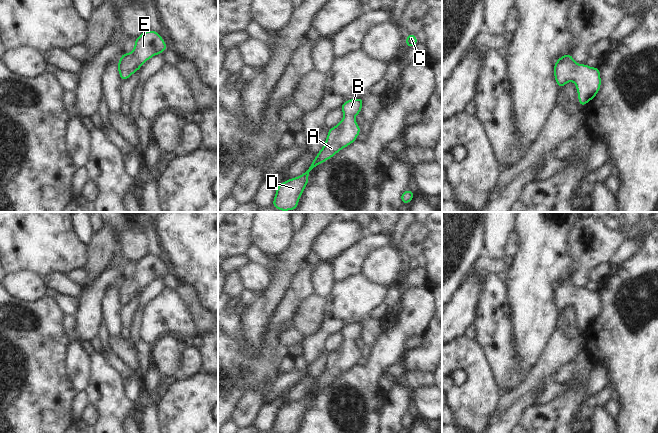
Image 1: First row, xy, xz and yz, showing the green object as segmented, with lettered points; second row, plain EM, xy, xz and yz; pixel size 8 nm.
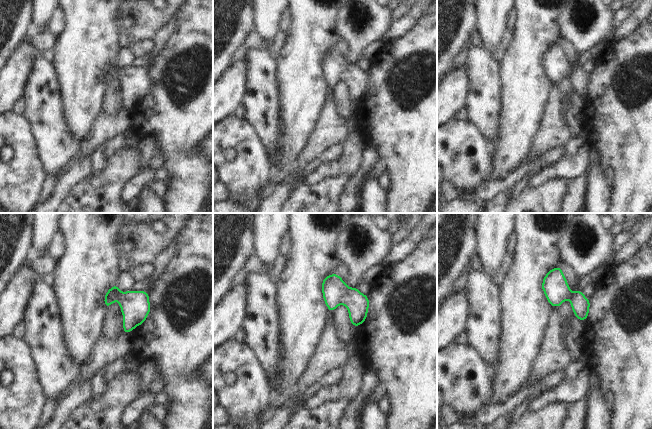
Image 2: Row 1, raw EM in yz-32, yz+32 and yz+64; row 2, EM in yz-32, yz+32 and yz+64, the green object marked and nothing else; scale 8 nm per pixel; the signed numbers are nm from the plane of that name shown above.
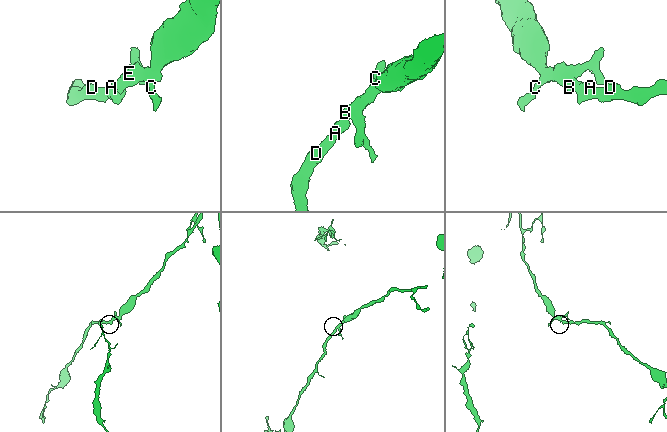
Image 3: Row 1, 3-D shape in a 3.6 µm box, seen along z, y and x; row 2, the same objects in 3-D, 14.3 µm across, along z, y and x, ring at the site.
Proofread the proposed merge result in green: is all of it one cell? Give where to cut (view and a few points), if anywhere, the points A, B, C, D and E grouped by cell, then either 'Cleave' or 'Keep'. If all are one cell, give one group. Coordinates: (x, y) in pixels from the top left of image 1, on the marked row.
No split. Groups: A B C D E. Keep.

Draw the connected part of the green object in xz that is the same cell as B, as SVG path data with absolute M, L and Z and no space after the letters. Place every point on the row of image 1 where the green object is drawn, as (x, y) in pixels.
M363 98L345 101L340 109L344 117L338 125L328 131L325 144L318 152L307 170L298 177L291 178L279 184L272 205L280 211L296 210L299 199L309 183L309 173L319 164L332 158L341 149L356 141L360 134L360 126L355 121L355 116L361 113Z

